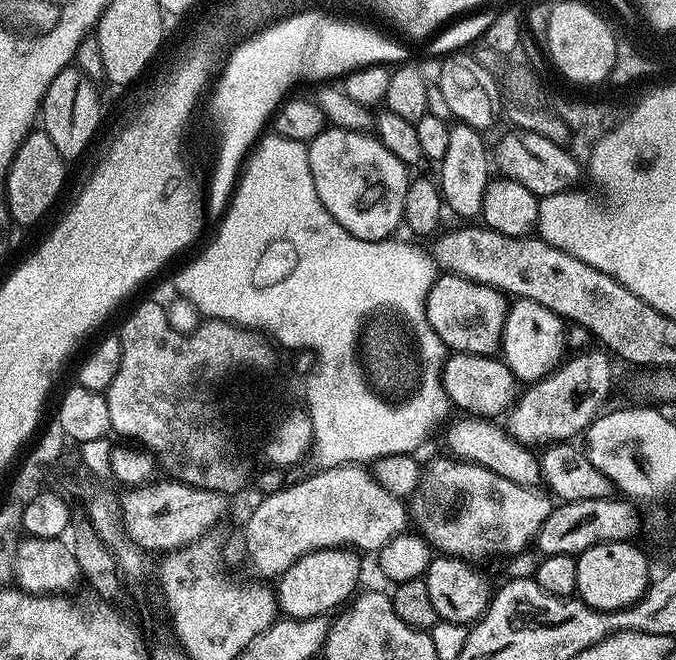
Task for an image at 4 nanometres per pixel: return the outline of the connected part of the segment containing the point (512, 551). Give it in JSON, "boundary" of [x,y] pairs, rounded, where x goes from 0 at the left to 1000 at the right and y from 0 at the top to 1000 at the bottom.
{"boundary":[[[661,695],[629,702],[621,717],[621,729],[608,748],[607,788],[621,811],[639,826],[646,838],[673,842],[694,852],[722,848],[726,842],[756,845],[777,835],[791,820],[802,791],[808,791],[808,785],[817,777],[818,759],[803,744],[799,747],[799,742],[774,739],[754,730],[754,724],[737,724],[737,718],[698,703],[694,697]]]}

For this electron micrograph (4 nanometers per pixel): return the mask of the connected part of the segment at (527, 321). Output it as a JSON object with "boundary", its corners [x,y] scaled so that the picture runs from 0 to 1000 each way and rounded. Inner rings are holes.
{"boundary":[[[759,453],[751,462],[746,509],[740,515],[743,544],[765,577],[791,579],[821,564],[837,539],[837,491],[825,476],[796,458]]]}

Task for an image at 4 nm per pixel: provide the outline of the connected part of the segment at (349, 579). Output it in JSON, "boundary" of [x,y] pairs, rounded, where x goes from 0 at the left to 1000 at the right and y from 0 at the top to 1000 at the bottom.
{"boundary":[[[513,829],[473,830],[438,848],[429,858],[429,864],[423,864],[419,873],[413,874],[413,926],[422,935],[451,939],[460,933],[490,929],[490,921],[501,923],[528,895],[527,883],[533,879],[533,848],[525,841],[533,844]]]}

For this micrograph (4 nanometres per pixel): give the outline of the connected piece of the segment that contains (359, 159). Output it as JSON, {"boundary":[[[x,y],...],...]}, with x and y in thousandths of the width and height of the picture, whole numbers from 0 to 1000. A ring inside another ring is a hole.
{"boundary":[[[490,191],[481,192],[476,203],[454,214],[459,264],[464,270],[464,288],[470,288],[470,300],[476,300],[476,312],[507,345],[524,361],[537,364],[572,364],[587,344],[593,344],[598,330],[601,288],[607,271],[605,256],[555,205],[541,200],[519,200]]]}

